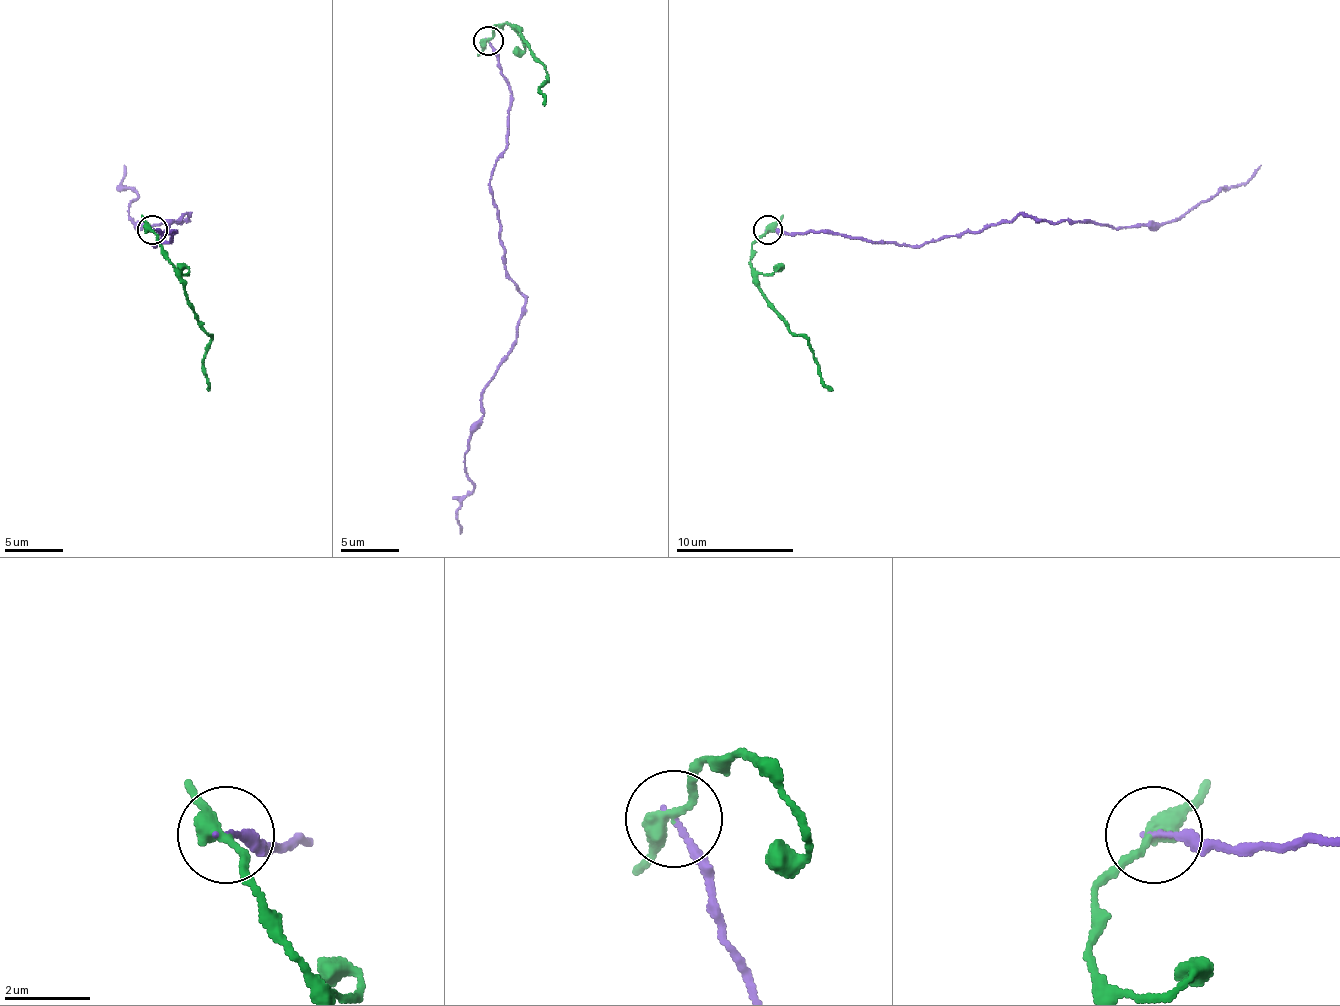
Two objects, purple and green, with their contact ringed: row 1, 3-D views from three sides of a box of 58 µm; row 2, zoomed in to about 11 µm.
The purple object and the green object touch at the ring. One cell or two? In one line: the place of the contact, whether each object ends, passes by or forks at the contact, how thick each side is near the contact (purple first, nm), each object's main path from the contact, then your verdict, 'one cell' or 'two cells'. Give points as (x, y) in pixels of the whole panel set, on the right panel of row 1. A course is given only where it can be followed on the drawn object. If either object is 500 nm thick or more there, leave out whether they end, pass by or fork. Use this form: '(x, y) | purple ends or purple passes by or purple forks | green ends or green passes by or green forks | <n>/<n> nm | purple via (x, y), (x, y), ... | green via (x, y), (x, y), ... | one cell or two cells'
(768, 230) | purple ends | green passes by | 160/320 nm | purple via (767, 230), (802, 233), (832, 230), (876, 242), (920, 245), (1023, 216), (1141, 227), (1176, 222), (1261, 166) | green via (767, 230), (752, 245), (752, 278), (785, 325), (793, 333), (802, 333), (814, 354), (817, 375), (832, 389) | two cells

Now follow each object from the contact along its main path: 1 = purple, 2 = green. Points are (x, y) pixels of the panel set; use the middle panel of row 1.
1: (489, 40), (509, 87), (489, 193), (524, 296), (518, 337), (483, 390), (459, 534)
2: (489, 40), (498, 25), (512, 25), (545, 66), (539, 87), (542, 105)

